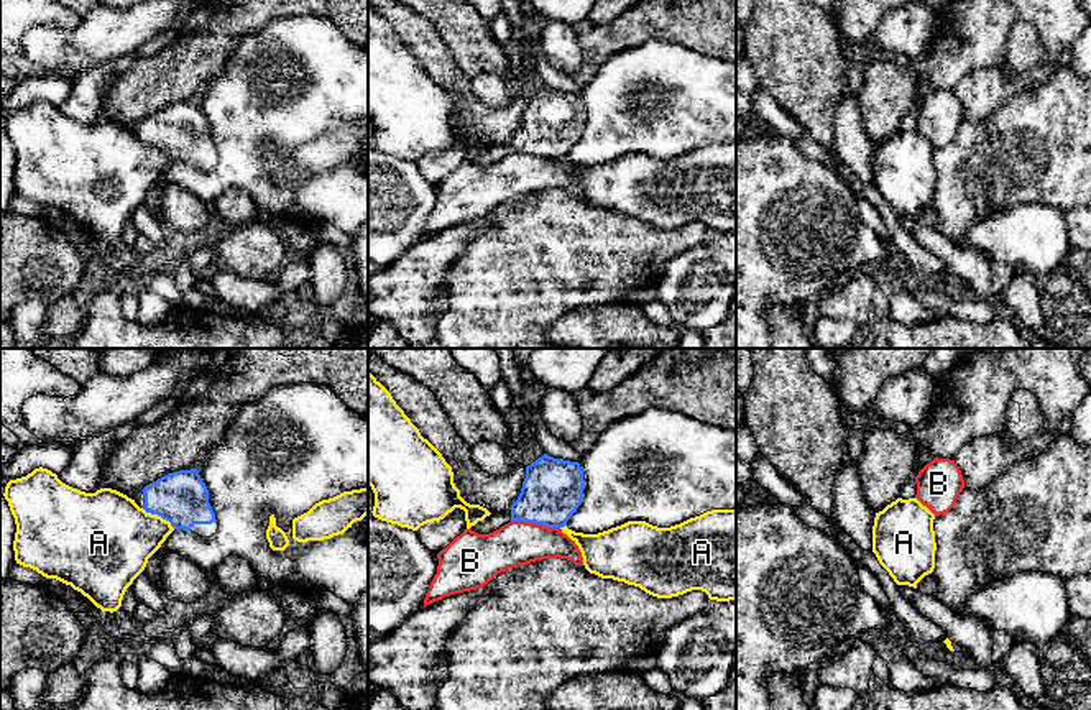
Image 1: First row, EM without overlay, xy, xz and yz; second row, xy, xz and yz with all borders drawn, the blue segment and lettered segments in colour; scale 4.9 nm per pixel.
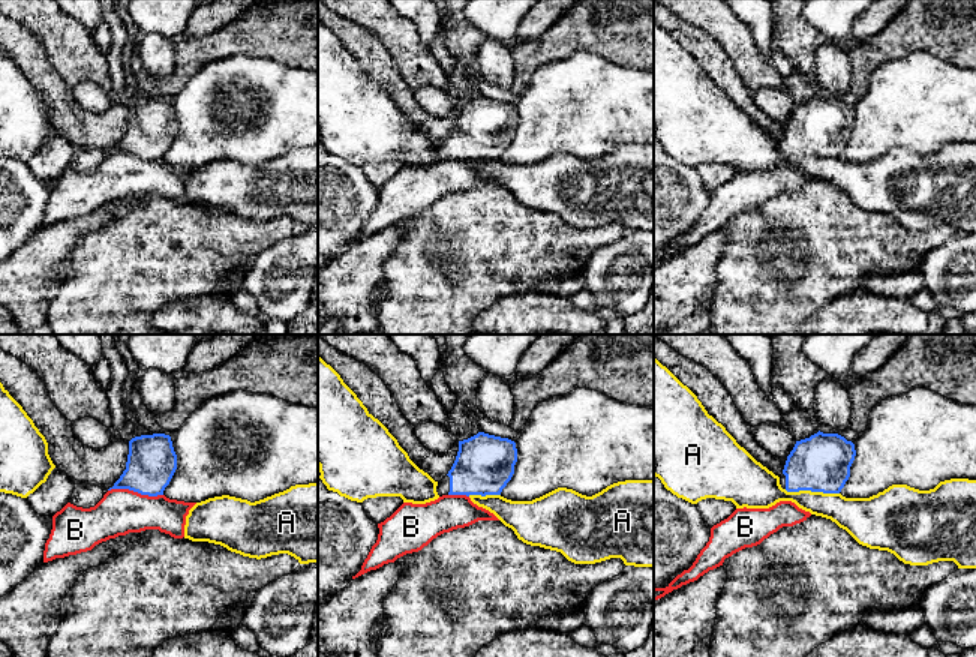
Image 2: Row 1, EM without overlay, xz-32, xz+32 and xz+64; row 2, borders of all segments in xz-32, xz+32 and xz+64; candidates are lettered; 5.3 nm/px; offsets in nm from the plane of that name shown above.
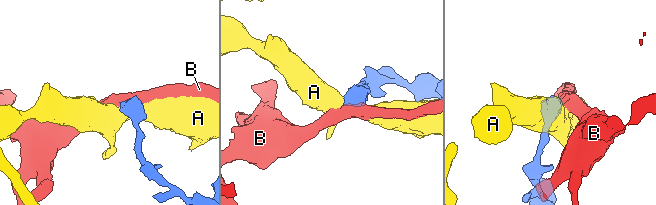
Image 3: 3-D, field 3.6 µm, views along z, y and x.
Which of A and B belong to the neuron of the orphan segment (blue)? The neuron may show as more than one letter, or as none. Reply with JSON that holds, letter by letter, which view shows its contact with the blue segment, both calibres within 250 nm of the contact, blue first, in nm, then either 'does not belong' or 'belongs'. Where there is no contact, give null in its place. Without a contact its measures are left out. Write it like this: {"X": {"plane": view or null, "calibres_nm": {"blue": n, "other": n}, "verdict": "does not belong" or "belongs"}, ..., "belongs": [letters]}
{"A": {"plane": "xy", "calibres_nm": {"blue": 260, "other": 400}, "verdict": "does not belong"}, "B": {"plane": "xz", "calibres_nm": {"blue": 300, "other": 220}, "verdict": "does not belong"}, "belongs": []}

